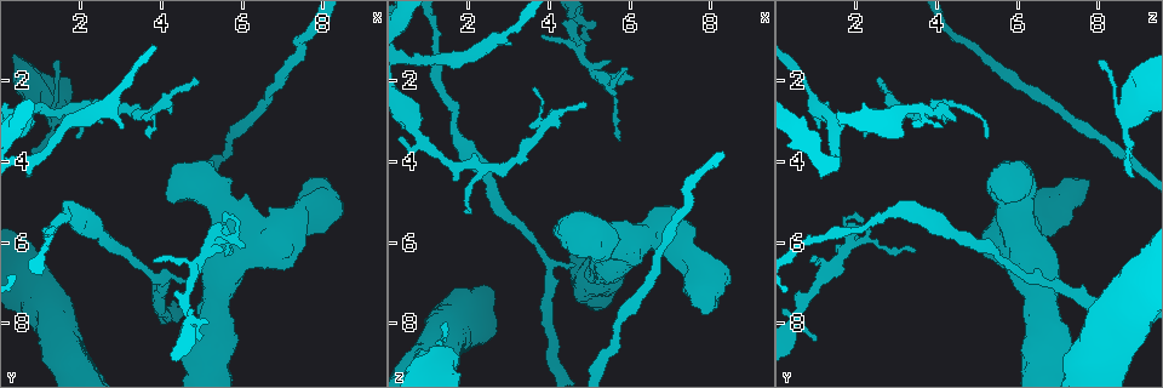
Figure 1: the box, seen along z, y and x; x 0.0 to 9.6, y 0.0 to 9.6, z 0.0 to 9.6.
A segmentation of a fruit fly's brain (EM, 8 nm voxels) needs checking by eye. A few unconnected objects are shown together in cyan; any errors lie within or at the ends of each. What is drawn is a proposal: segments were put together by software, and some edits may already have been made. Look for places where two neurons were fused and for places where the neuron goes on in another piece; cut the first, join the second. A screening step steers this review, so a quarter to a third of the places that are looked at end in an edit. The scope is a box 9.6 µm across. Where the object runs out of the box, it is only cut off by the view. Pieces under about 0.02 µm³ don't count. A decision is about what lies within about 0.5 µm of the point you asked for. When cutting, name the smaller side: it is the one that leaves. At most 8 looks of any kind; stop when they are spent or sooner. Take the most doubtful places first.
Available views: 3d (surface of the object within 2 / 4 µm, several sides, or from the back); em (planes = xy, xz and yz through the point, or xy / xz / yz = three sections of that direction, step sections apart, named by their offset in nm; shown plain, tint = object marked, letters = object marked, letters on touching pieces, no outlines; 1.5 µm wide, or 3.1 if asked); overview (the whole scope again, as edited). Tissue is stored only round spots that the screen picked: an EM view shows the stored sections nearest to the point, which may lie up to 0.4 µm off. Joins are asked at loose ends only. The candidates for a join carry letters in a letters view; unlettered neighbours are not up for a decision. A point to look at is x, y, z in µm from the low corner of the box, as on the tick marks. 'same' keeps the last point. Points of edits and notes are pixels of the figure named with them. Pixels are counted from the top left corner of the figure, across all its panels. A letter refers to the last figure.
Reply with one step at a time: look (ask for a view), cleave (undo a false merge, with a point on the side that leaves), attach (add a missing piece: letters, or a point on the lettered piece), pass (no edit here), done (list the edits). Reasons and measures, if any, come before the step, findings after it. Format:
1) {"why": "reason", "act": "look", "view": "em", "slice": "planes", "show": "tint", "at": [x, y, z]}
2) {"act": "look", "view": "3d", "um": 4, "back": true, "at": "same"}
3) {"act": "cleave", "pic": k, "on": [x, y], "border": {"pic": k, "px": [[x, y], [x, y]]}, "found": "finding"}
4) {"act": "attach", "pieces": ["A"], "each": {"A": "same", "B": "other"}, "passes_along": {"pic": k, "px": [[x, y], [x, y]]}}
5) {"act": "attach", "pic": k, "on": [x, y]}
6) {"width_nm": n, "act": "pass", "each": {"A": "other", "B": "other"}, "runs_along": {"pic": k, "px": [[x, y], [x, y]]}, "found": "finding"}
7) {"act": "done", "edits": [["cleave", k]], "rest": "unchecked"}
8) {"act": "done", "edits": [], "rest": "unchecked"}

{"why": "branch stops here", "act": "look", "view": "3d", "um": 4, "at": [3.70, 3.40, 2.25]}

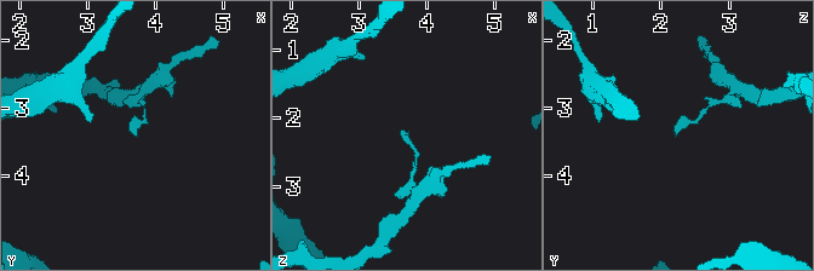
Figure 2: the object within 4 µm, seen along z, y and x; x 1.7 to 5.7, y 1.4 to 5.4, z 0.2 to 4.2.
{"act": "look", "view": "em", "slice": "xz", "step": 4, "show": "letters", "at": [3.75, 3.40, 2.20]}

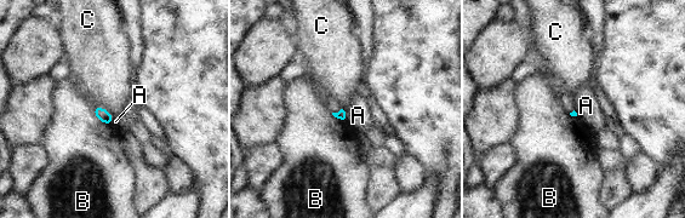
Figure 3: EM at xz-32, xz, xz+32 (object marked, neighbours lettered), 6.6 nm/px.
{"why": "cut it another way", "act": "look", "view": "em", "slice": "planes", "show": "letters", "at": "same"}

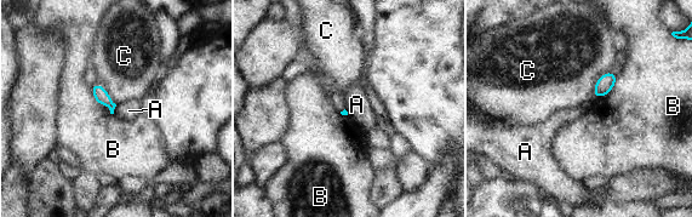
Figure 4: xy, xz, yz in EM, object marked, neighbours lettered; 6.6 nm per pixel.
{"act": "pass", "each": {"A": "other", "B": "other", "C": "other"}, "border": {"pic": 4, "px": [[116, 104], [113, 113]]}, "found": "none of them fits"}

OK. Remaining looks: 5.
{"why": "sudden change in width", "act": "look", "view": "3d", "um": 4, "at": [5.20, 6.00, 1.85]}

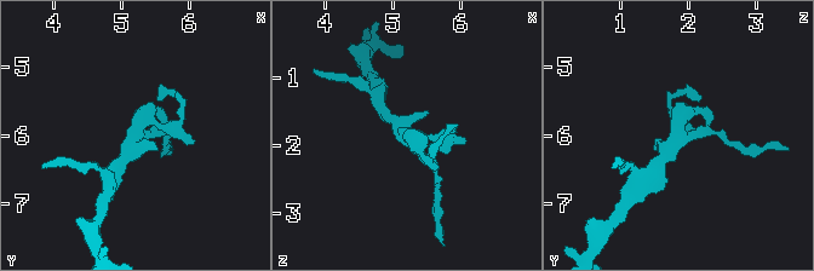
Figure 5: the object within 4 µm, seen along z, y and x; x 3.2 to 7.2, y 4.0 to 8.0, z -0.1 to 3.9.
{"why": "need the tissue", "act": "look", "view": "em", "slice": "planes", "show": "letters", "at": [5.20, 6.00, 1.95]}

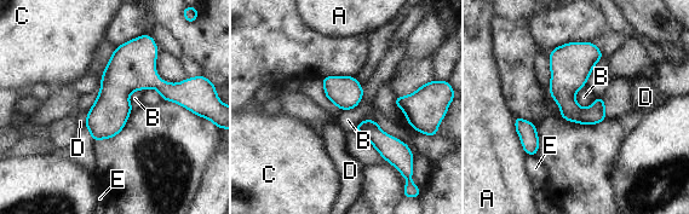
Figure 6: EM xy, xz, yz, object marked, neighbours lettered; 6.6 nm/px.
{"width_nm": 140, "act": "pass", "each": {"A": "other", "B": "other", "C": "other", "D": "other", "E": "other"}, "border": {"pic": 6, "px": [[585, 85], [574, 97], [581, 109]]}, "found": "continuous, no second neuron"}

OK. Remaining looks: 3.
{"why": "free end", "act": "look", "view": "3d", "um": 4, "at": [7.35, 5.80, 6.75]}

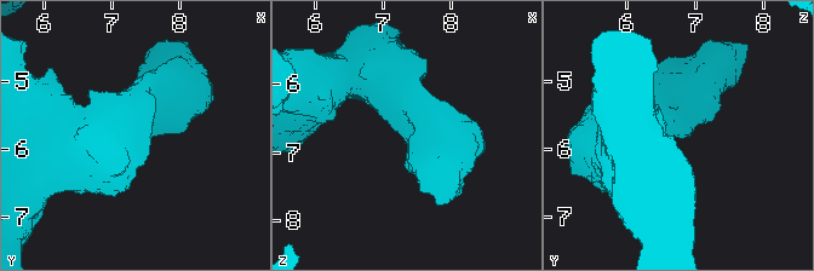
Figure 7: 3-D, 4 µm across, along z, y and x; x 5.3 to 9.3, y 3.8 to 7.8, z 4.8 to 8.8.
{"act": "look", "view": "em", "slice": "planes", "show": "plain", "at": [7.35, 5.80, 6.75]}

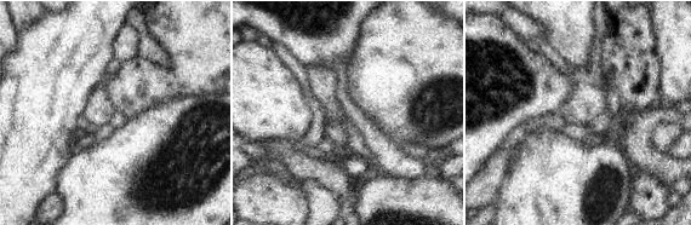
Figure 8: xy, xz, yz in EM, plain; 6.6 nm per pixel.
{"act": "look", "view": "em", "slice": "planes", "show": "letters", "at": "same"}

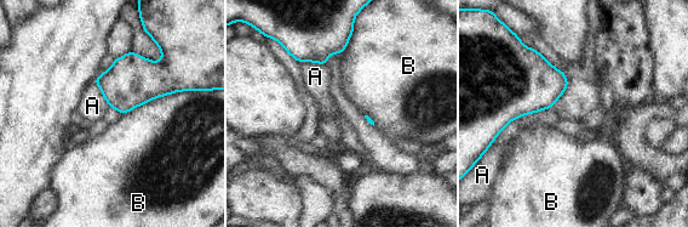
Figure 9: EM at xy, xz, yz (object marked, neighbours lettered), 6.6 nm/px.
{"act": "pass", "each": {"A": "other", "B": "other"}, "border": {"pic": 9, "px": [[92, 80], [98, 86], [109, 107]]}, "found": "no lettered piece goes on from it"}

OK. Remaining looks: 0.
{"act": "done", "edits": [], "rest": "unchecked"}

